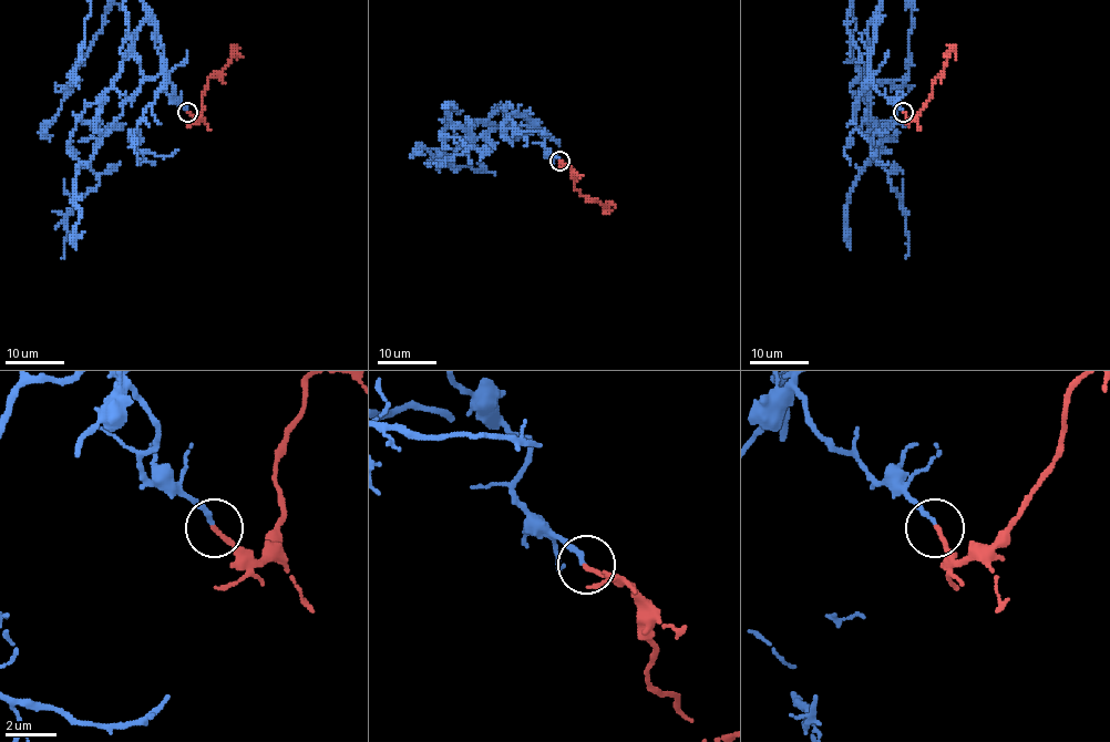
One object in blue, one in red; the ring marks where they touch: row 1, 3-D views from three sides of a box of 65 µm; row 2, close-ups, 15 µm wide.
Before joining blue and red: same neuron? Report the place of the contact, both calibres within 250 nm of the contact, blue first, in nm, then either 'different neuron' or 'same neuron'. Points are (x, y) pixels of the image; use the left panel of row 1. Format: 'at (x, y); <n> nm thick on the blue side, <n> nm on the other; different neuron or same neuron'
at (187, 112); 180 nm thick on the blue side, 170 nm on the other; same neuron

